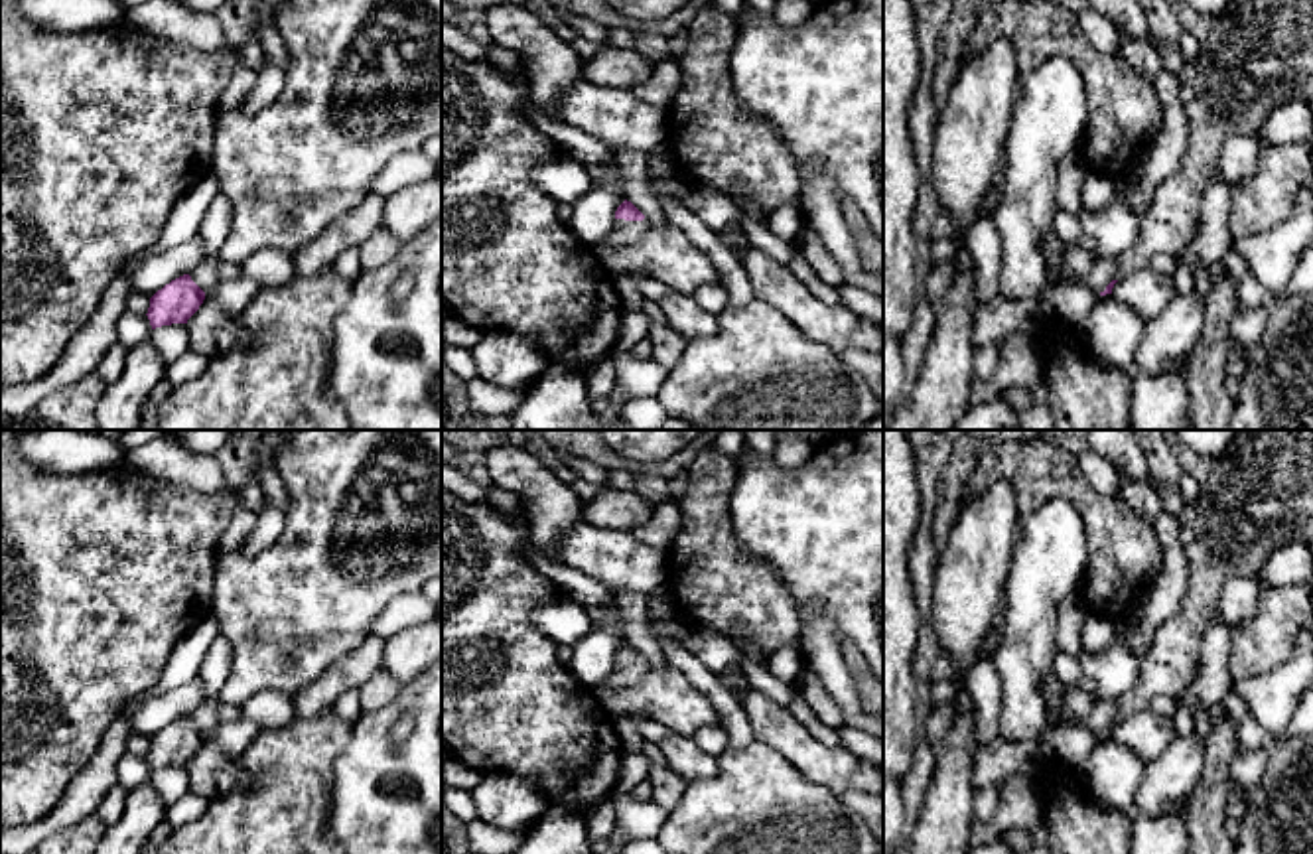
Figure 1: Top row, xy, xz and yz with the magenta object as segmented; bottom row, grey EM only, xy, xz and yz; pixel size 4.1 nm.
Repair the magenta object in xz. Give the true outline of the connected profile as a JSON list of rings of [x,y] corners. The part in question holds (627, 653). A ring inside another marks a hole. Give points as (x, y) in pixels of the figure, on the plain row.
[[[625,641],[615,653],[613,671],[591,690],[595,696],[607,696],[613,690],[621,690],[639,682],[649,673],[651,667],[645,657]]]

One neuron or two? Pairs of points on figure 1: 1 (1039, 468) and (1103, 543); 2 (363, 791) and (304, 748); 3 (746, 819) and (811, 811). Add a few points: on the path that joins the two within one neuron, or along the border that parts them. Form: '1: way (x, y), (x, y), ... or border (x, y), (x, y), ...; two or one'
1: way (1061, 478), (1103, 521); one
2: border (351, 724), (351, 740), (334, 770), (330, 813); two
3: way (761, 819), (795, 819); one

